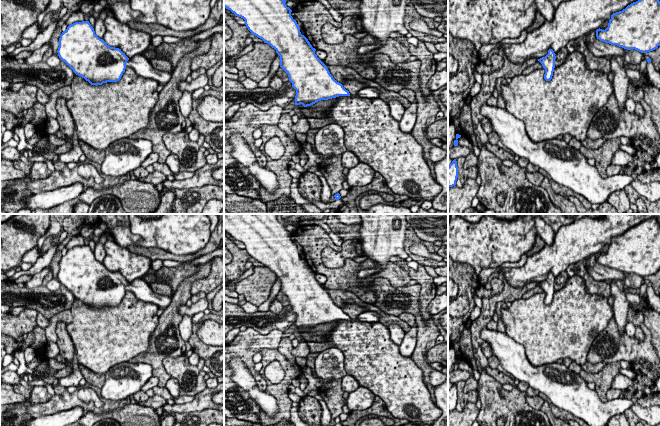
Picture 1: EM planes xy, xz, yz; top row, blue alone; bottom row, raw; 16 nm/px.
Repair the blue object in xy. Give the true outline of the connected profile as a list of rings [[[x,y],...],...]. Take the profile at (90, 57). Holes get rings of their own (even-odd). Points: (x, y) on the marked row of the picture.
[[[89,21],[69,25],[60,35],[57,53],[76,75],[91,85],[117,82],[127,67],[161,85],[171,80],[170,73],[154,69],[144,55],[128,58],[121,49],[110,47],[95,34]]]

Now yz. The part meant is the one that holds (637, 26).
[[[638,0],[613,13],[605,30],[597,29],[600,41],[627,50],[647,53],[660,46],[660,1]]]

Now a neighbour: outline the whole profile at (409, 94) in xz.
[[[403,88],[398,93],[411,103],[416,100],[415,92],[411,89]]]

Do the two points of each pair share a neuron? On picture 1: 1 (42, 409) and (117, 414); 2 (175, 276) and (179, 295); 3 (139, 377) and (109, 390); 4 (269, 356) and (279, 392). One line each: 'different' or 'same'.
1: different
2: different
3: same
4: same

